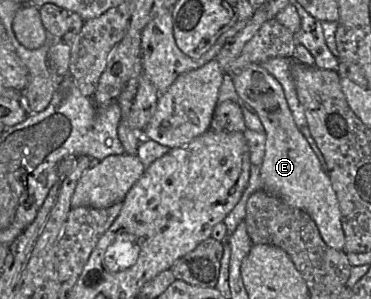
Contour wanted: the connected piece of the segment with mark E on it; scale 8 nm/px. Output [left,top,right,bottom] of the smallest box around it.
[231,64,345,250]

